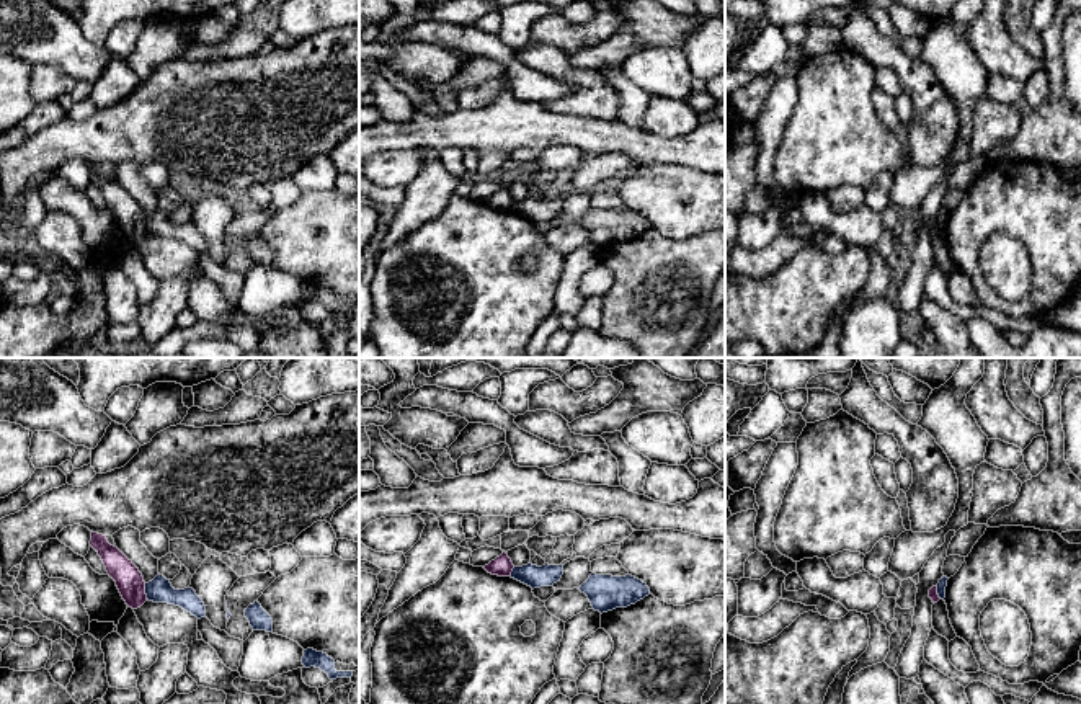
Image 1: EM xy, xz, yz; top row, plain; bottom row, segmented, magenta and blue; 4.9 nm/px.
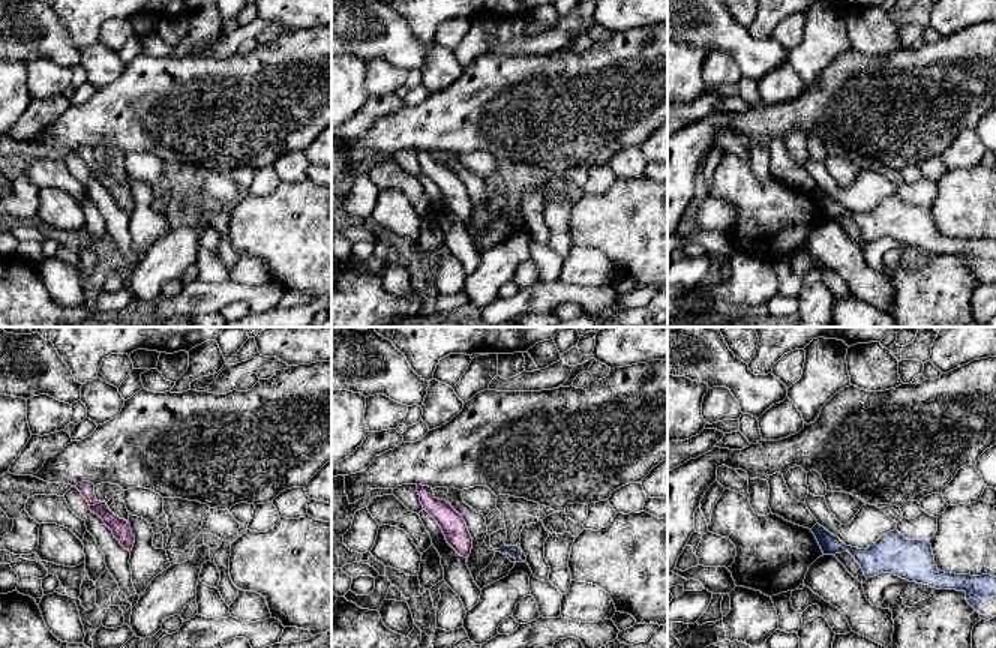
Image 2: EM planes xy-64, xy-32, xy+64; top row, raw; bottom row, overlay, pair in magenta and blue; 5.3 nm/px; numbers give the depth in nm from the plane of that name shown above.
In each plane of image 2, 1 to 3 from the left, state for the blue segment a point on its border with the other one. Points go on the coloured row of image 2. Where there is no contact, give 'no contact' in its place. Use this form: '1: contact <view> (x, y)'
1: no contact
2: no contact
3: no contact

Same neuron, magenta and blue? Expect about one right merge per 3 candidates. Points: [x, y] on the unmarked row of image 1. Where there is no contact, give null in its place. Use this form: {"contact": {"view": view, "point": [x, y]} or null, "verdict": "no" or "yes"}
{"contact": {"view": "xy", "point": [144, 226]}, "verdict": "no"}

